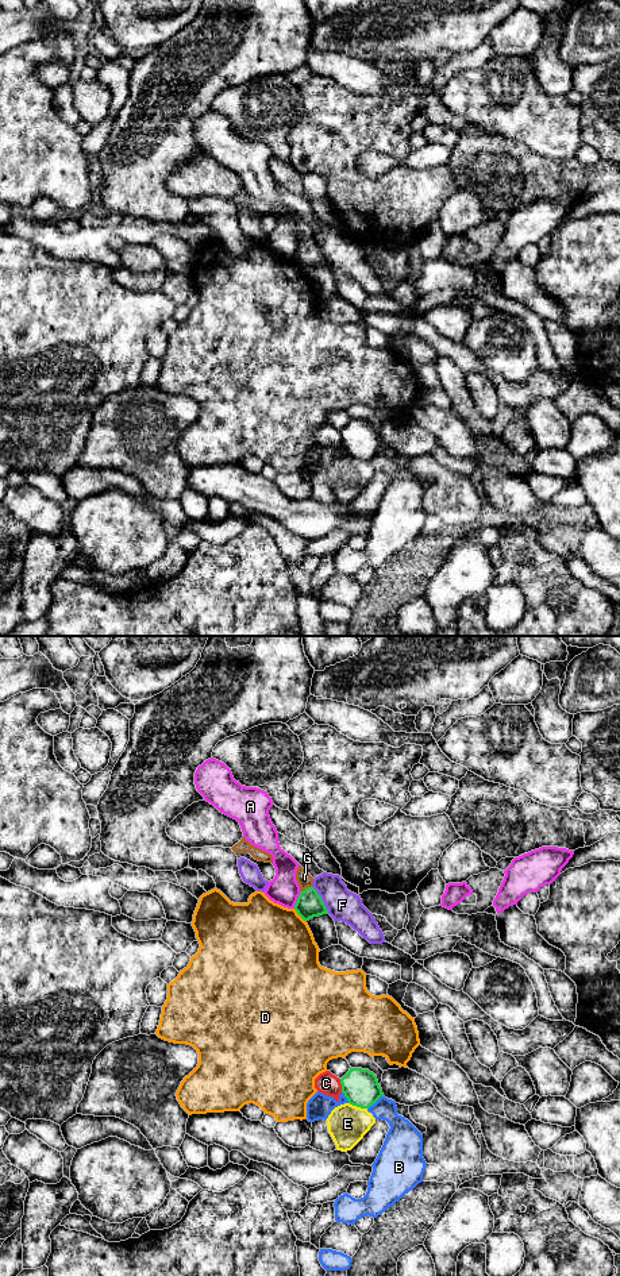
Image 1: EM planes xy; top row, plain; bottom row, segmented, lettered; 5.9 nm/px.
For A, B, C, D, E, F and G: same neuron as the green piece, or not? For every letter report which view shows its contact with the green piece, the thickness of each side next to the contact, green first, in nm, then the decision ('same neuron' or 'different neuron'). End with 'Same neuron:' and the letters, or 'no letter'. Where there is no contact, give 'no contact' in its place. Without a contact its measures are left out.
A: xy | 160/180 nm | different neuron
B: xy | 220/160 nm | different neuron
C: xy | 220/130 nm | different neuron
D: xy | 160/500 nm | different neuron
E: xy | 220/240 nm | different neuron
F: xy | 160/190 nm | different neuron
G: xy | 160/90 nm | same neuron
Same neuron: G

